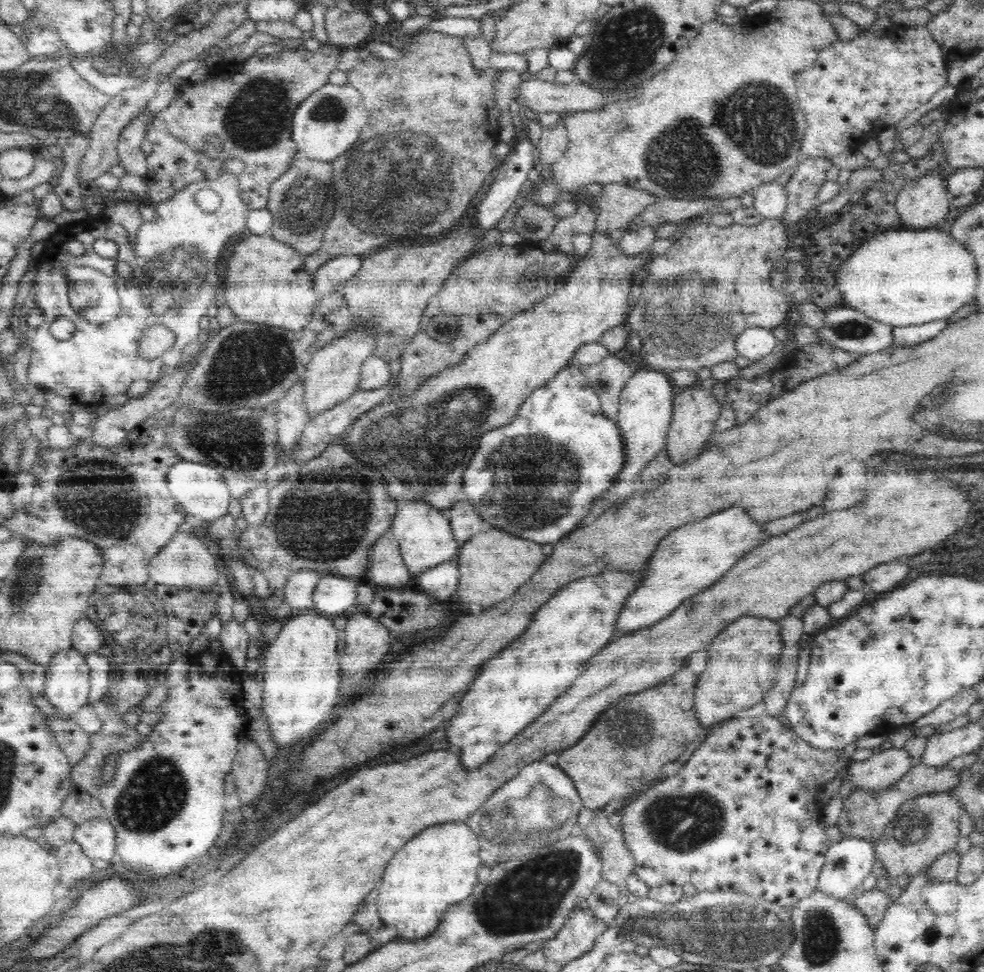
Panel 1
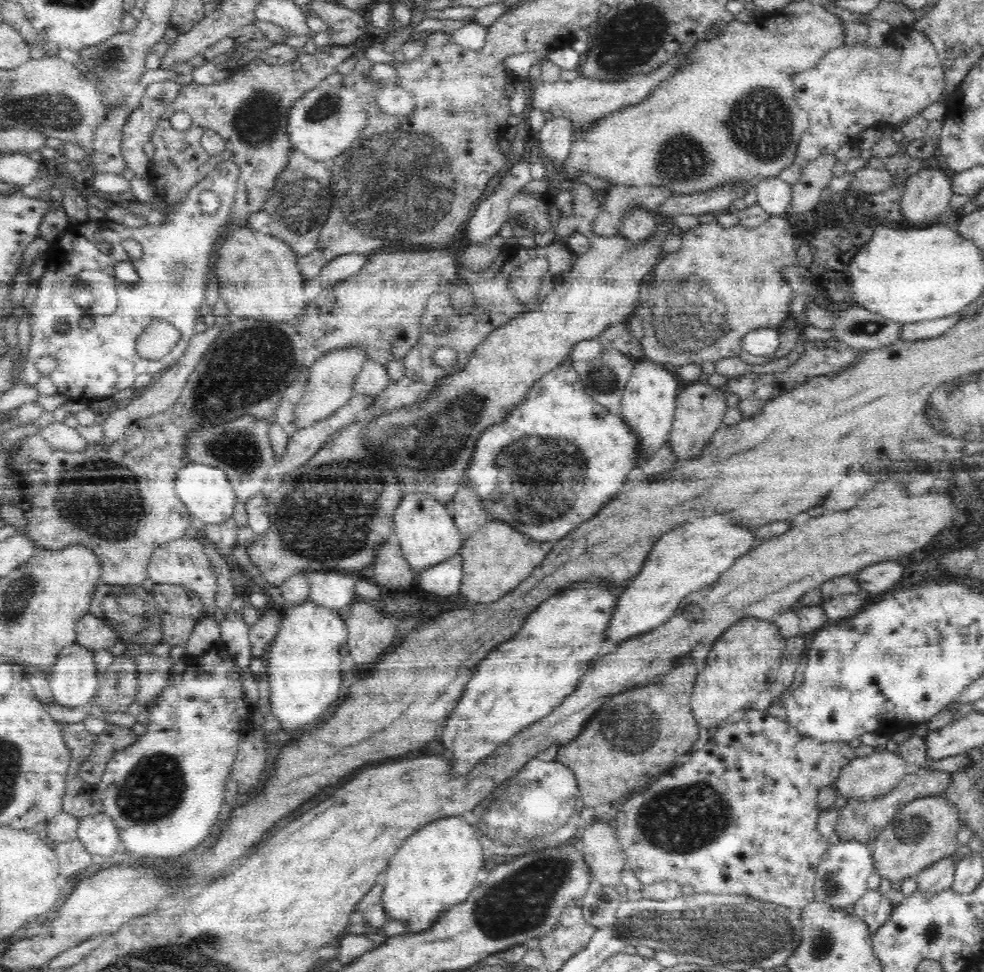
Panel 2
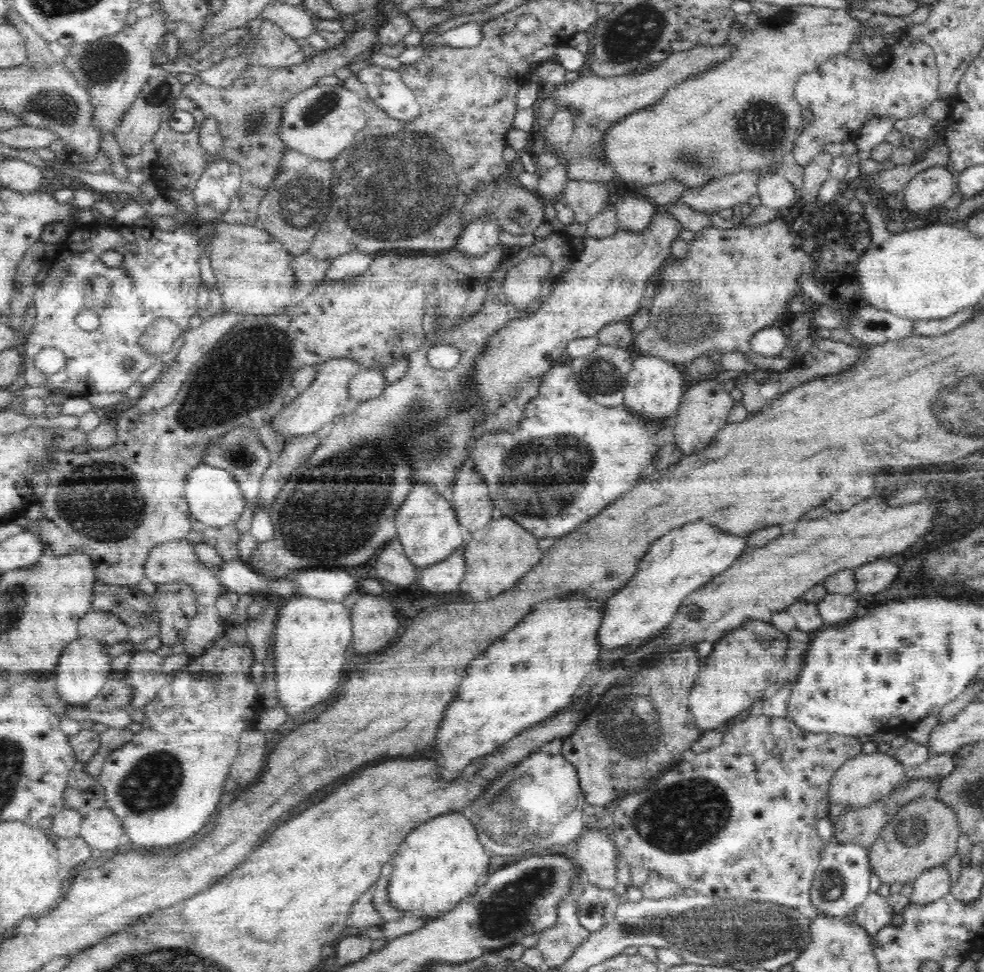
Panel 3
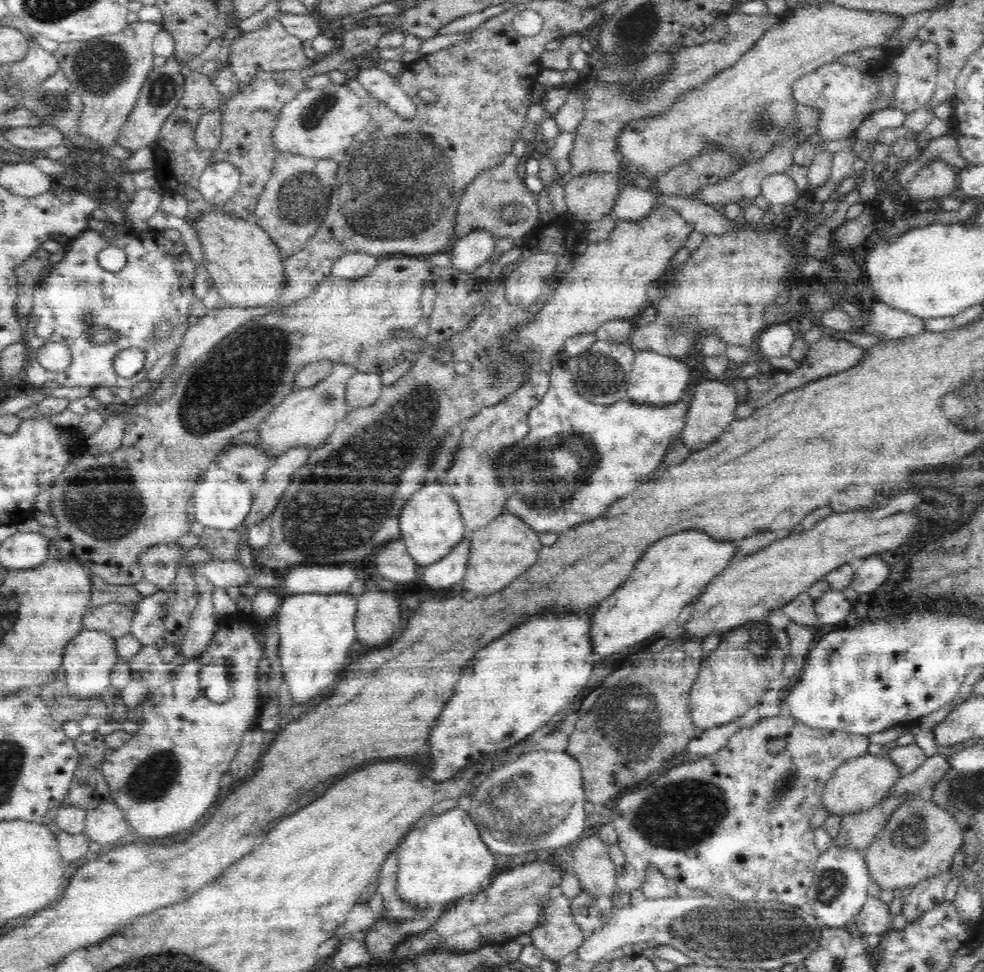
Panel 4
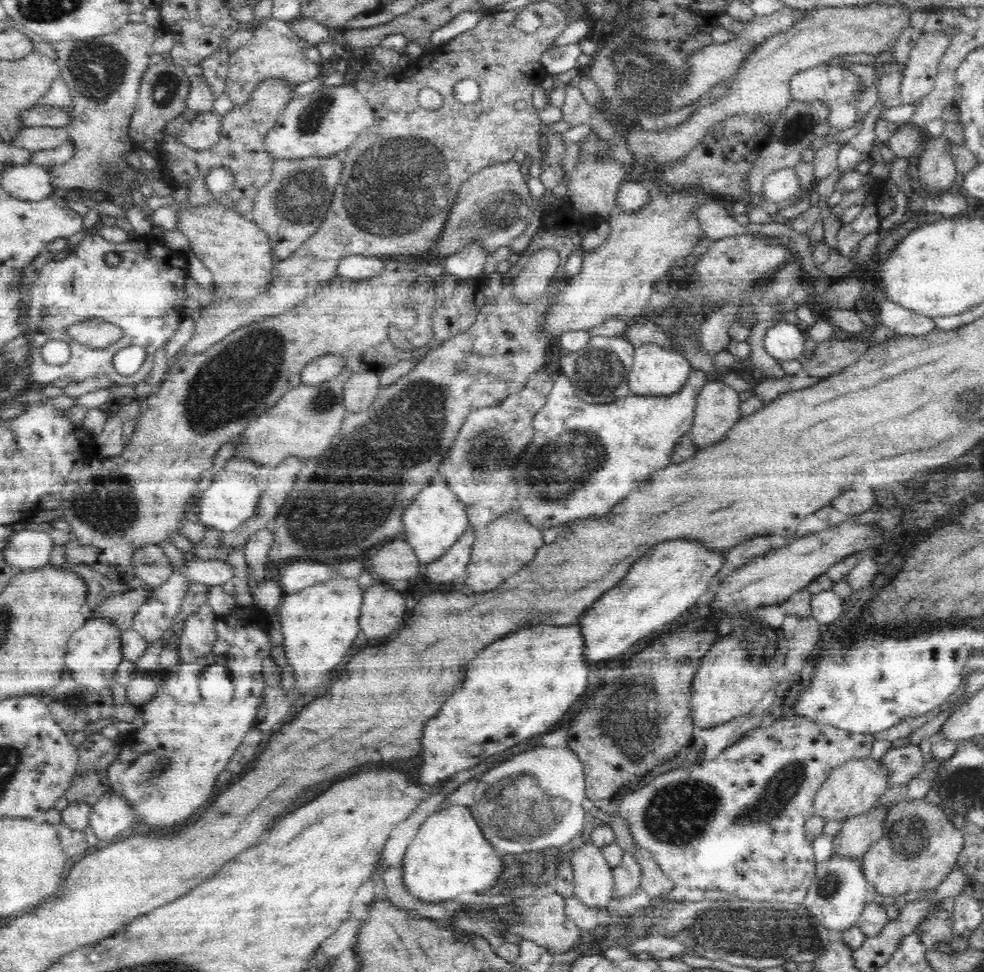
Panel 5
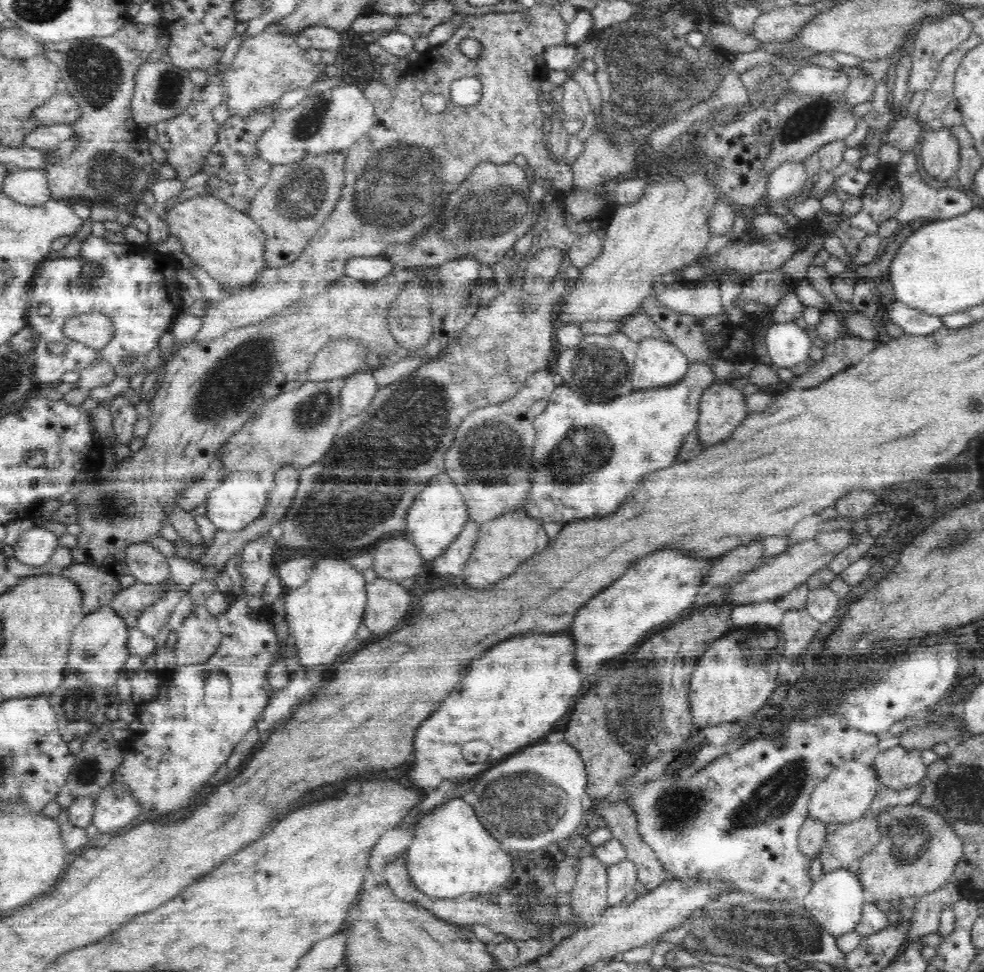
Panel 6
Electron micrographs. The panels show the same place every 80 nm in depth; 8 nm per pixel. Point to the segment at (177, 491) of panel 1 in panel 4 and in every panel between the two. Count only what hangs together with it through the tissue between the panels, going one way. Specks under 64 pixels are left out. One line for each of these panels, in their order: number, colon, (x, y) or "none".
2: (207, 492)
3: (213, 495)
4: (222, 500)

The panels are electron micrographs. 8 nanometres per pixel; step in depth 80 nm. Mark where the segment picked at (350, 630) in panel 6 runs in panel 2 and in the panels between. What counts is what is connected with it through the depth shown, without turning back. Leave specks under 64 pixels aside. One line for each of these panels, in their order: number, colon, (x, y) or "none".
2: (303, 663)
3: (311, 635)
4: (316, 631)
5: (319, 624)

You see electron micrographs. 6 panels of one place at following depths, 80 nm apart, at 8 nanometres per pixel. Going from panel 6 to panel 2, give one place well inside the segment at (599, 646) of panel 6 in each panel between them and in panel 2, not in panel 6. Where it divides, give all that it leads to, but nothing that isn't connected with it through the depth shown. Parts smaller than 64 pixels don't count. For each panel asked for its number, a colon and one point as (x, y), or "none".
2: (692, 556)
3: (686, 558)
4: (675, 571)
5: (666, 582)

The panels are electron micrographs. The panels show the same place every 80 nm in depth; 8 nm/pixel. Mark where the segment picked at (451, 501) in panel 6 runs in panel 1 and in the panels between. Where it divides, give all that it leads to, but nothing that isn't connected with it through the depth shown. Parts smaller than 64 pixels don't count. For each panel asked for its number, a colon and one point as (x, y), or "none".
1: (425, 540)
2: (428, 535)
3: (429, 531)
4: (430, 524)
5: (434, 521)

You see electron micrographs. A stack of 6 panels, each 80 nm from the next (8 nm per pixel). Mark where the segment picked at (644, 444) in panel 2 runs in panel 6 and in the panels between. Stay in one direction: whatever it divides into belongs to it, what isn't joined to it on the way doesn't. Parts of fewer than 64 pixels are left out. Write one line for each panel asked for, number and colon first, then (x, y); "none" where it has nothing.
3: (655, 387)
4: (656, 379)
5: (656, 371)
6: (658, 363)

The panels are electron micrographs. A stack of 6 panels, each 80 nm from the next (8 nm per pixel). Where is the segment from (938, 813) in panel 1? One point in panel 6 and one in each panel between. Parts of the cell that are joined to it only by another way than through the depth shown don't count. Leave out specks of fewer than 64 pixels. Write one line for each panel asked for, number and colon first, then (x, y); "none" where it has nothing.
2: (925, 830)
3: (923, 834)
4: (920, 840)
5: (920, 846)
6: (918, 851)

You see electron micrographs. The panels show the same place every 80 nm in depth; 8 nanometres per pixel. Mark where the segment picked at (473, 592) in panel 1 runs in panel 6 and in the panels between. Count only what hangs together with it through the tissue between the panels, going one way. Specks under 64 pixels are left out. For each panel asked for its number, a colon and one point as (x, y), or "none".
2: (496, 559)
3: (500, 553)
4: (504, 548)
5: (503, 548)
6: (504, 543)

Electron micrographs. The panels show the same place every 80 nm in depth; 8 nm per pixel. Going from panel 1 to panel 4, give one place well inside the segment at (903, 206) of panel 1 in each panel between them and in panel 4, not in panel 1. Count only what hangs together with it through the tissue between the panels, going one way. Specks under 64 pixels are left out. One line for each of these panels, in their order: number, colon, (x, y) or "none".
2: (927, 194)
3: (930, 188)
4: (937, 179)

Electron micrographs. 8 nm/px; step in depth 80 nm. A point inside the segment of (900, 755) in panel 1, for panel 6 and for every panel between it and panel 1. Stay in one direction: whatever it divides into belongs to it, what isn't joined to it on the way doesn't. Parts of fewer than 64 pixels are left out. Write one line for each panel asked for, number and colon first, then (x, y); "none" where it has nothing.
2: (874, 776)
3: (868, 778)
4: (857, 785)
5: (854, 788)
6: (845, 795)

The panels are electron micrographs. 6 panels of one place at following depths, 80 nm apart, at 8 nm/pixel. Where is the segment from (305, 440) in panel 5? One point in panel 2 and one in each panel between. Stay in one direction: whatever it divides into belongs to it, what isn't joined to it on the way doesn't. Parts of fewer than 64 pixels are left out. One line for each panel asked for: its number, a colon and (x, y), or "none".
2: (329, 386)
3: (327, 397)
4: (307, 417)

